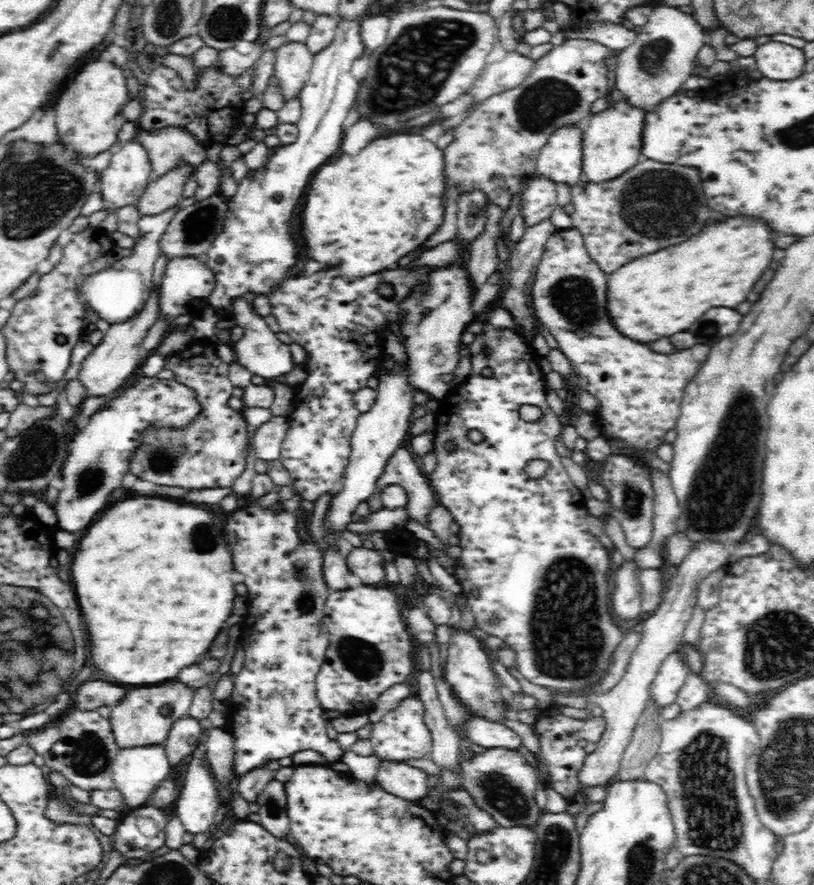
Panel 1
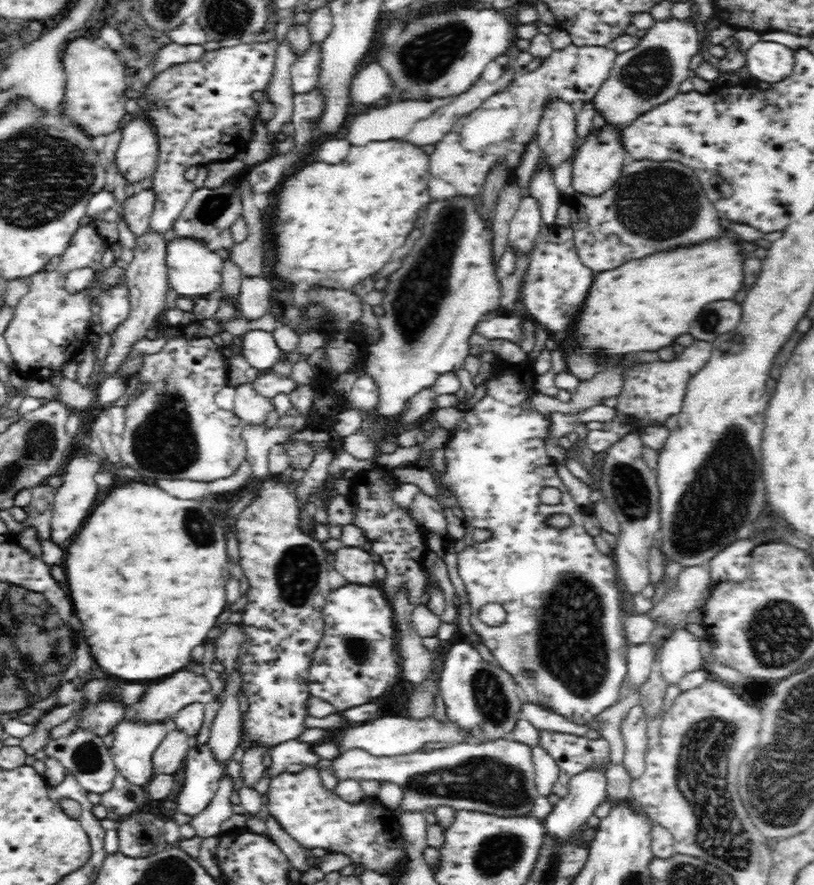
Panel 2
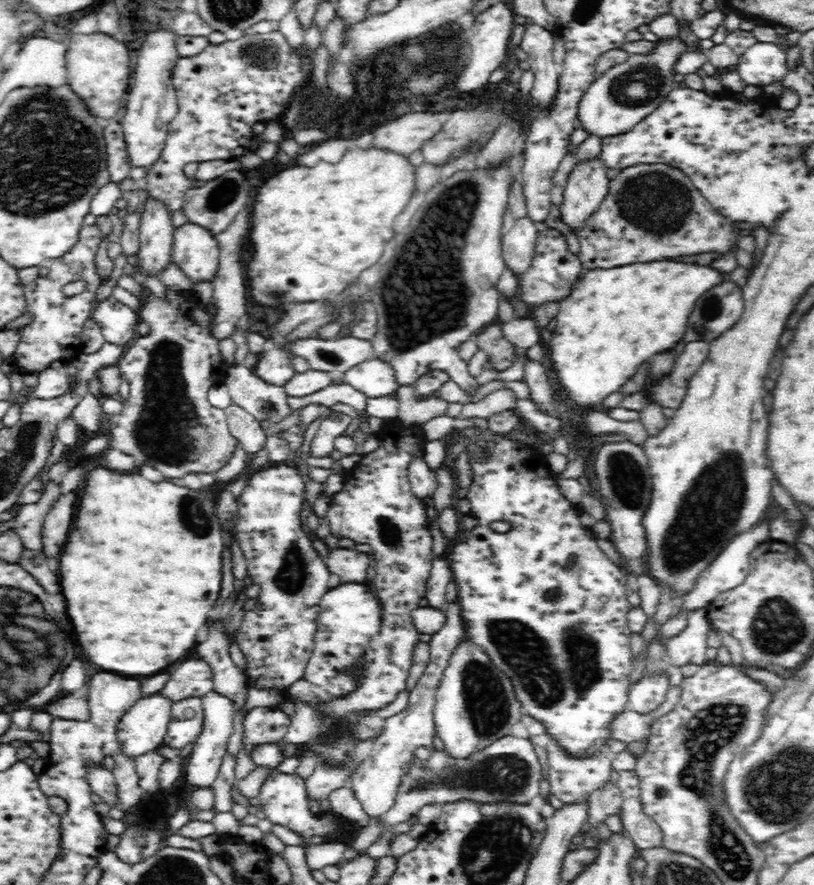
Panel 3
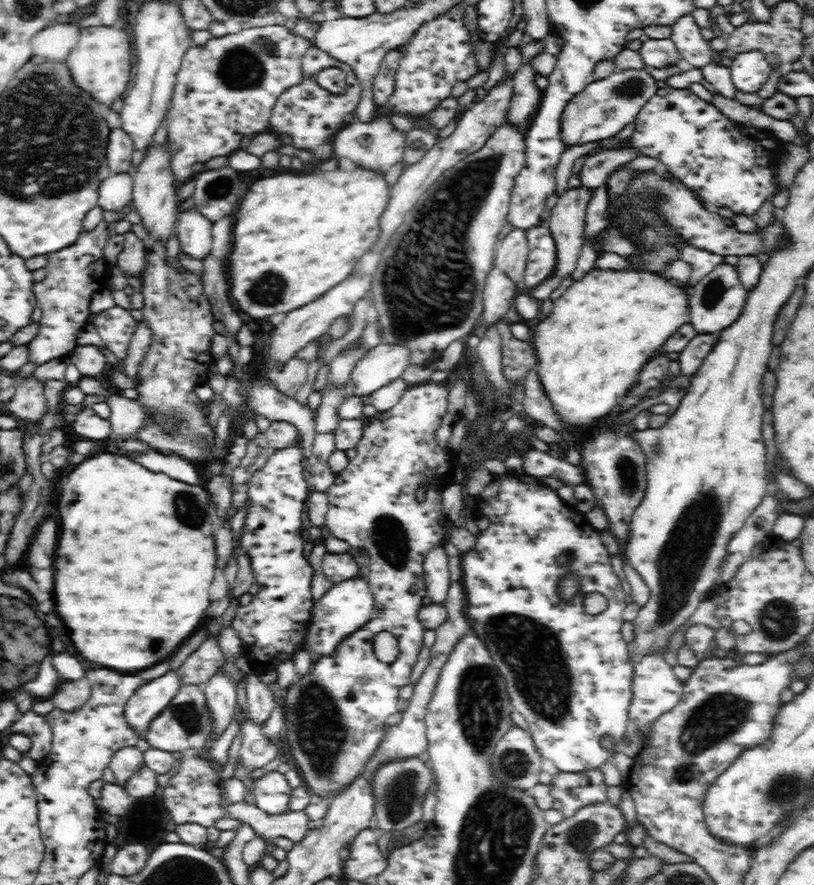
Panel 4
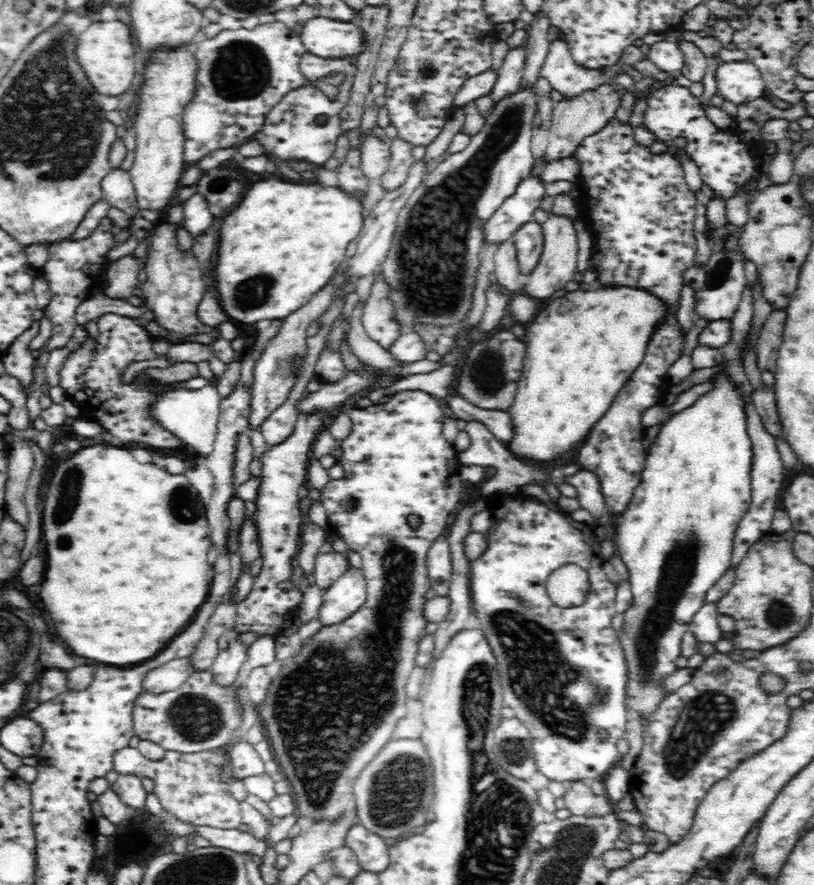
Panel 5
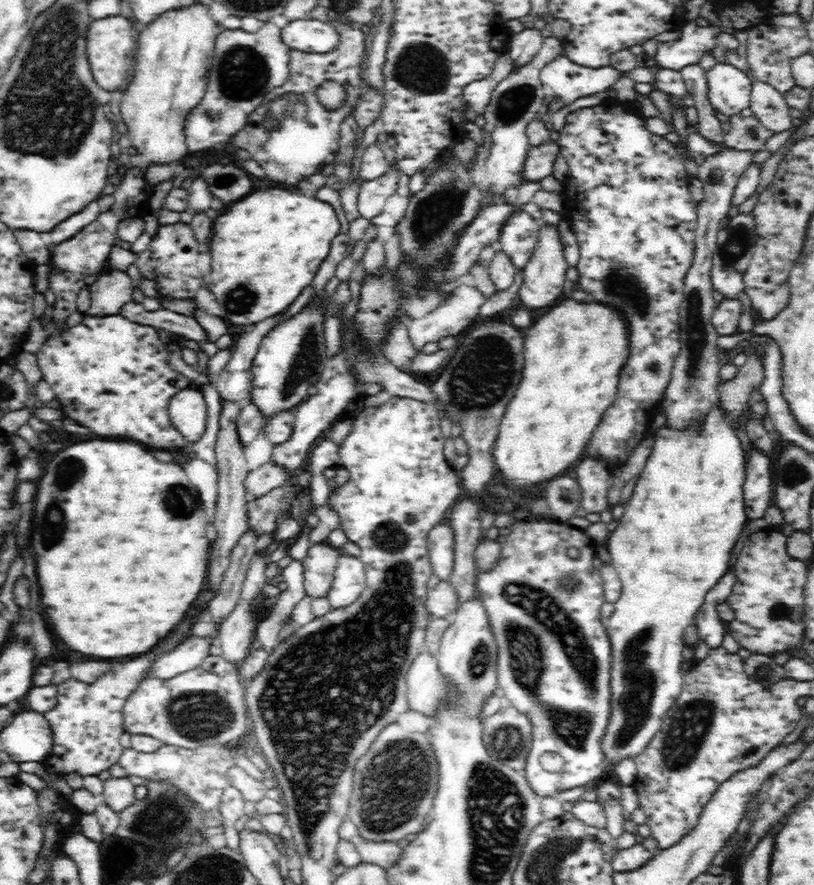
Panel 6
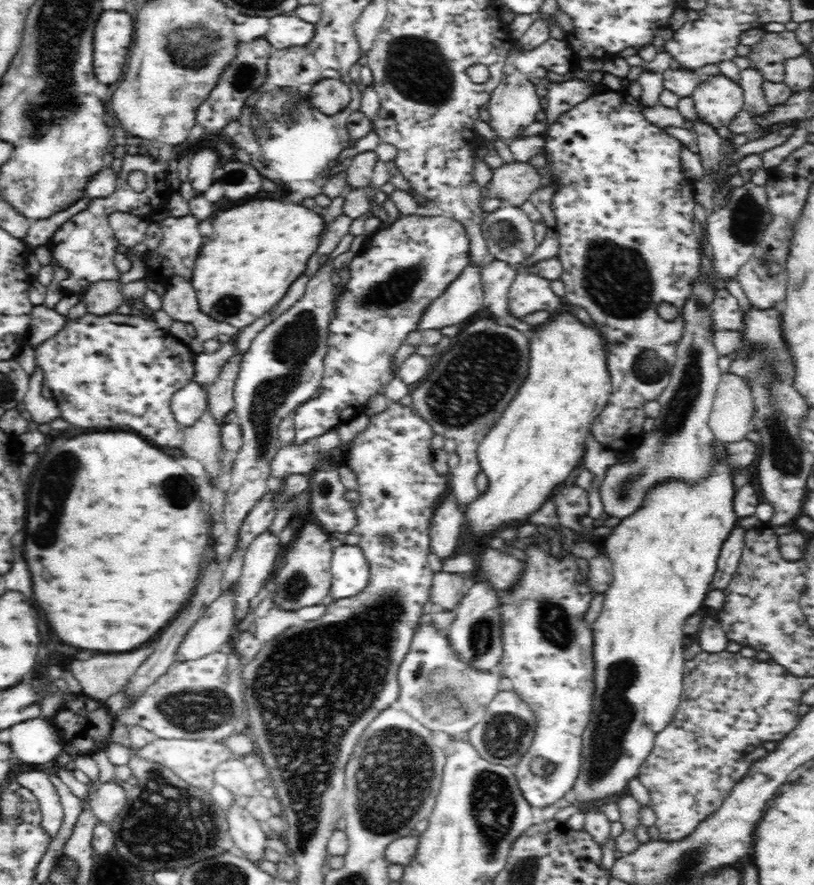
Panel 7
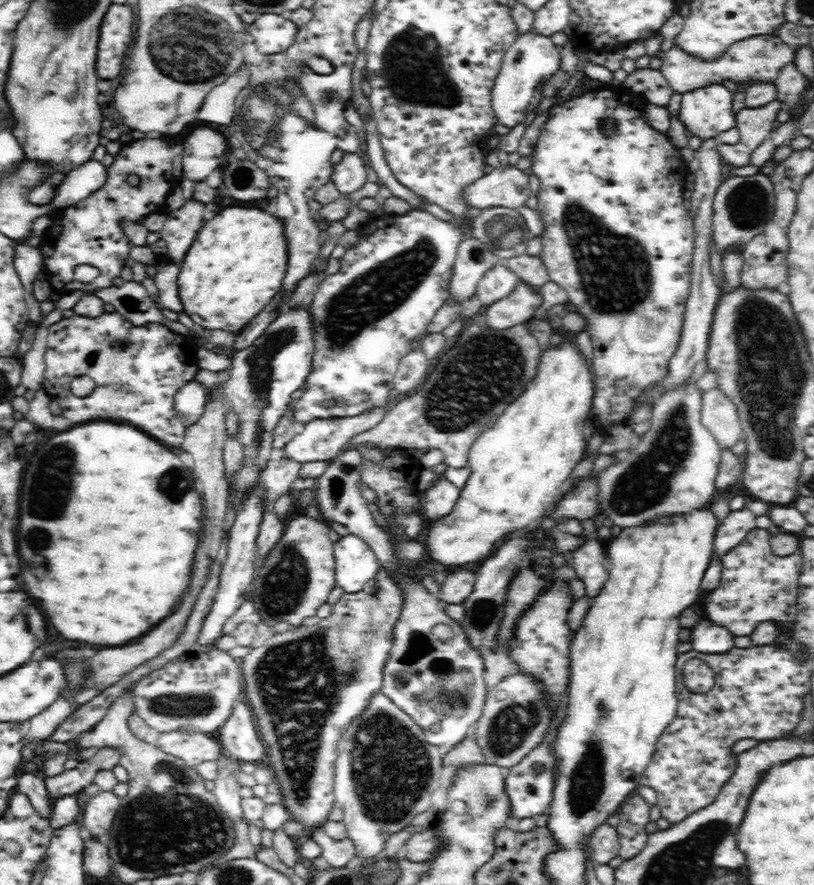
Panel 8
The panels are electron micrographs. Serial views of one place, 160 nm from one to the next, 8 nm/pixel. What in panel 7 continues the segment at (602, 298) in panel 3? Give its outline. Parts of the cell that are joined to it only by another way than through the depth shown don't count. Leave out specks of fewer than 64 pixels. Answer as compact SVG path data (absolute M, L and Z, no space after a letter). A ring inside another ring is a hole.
M572 312L558 314L529 335L528 374L506 410L478 446L478 459L489 486L464 515L472 539L489 536L502 529L503 525L528 519L570 476L570 472L580 467L592 422L604 412L612 394L608 344L608 337L598 329L596 323L584 324Z

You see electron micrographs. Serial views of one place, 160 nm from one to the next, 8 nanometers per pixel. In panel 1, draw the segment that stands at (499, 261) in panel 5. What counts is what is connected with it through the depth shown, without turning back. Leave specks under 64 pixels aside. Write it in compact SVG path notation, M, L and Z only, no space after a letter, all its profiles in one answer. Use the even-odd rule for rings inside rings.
M534 175L520 198L522 215L525 225L536 224L539 220L548 218L556 210L558 204L558 183L546 175Z

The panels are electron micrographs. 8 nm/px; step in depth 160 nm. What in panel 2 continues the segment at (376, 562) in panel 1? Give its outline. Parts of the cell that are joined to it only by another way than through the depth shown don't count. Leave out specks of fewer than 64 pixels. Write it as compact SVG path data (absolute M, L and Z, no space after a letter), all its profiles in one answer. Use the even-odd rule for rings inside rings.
M346 546L336 551L334 569L342 574L348 583L372 585L372 582L376 582L376 564L370 552L361 547Z

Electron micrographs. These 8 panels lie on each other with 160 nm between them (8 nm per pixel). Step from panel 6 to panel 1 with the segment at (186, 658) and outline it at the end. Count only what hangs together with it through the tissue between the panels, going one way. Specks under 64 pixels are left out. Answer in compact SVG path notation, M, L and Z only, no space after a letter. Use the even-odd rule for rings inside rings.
M146 746L144 749L119 749L113 764L114 788L121 792L118 806L118 820L128 812L149 805L149 798L156 788L171 777L174 764L170 763L166 750L161 746Z

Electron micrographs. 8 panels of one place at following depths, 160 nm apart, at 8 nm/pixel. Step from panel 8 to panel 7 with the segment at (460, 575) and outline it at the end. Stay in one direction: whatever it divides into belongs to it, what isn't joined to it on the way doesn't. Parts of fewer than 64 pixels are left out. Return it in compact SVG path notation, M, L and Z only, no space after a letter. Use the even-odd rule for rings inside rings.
M440 571L431 580L429 599L435 609L453 611L465 593L464 579L458 573Z

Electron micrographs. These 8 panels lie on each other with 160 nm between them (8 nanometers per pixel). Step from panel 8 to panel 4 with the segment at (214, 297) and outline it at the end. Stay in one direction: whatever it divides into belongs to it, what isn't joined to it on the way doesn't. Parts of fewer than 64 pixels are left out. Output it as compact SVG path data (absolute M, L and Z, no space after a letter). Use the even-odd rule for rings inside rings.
M360 165L354 170L316 170L258 180L242 202L234 228L234 254L228 264L228 284L238 308L252 318L263 319L304 306L344 282L353 274L354 262L380 240L380 218L391 193L385 171Z

